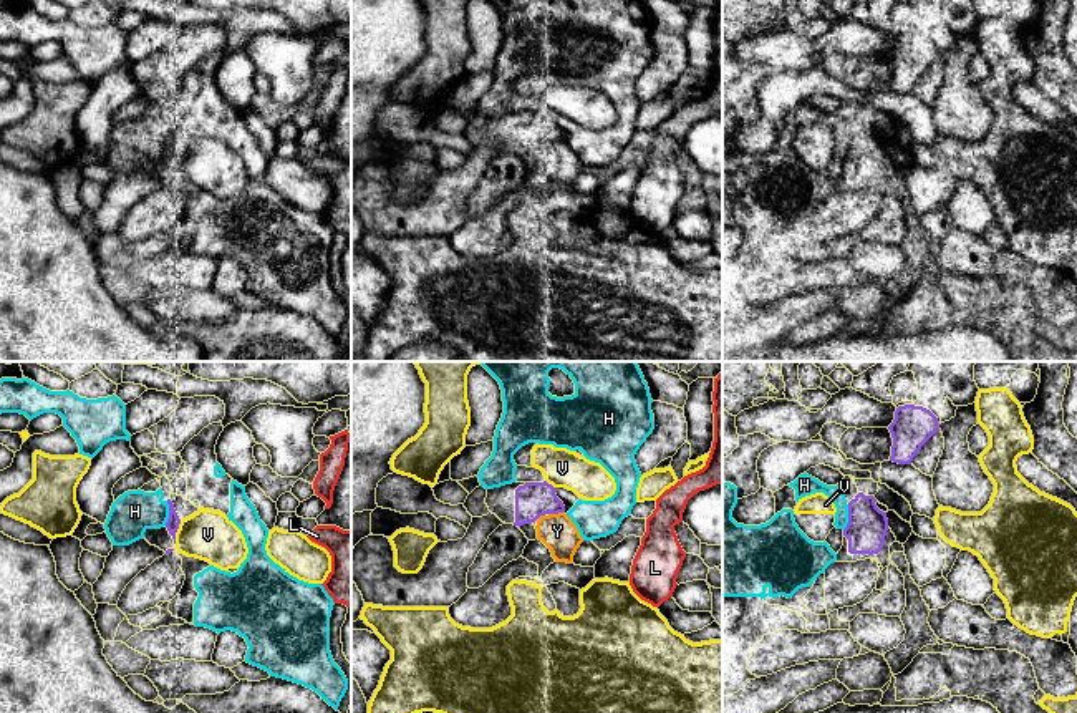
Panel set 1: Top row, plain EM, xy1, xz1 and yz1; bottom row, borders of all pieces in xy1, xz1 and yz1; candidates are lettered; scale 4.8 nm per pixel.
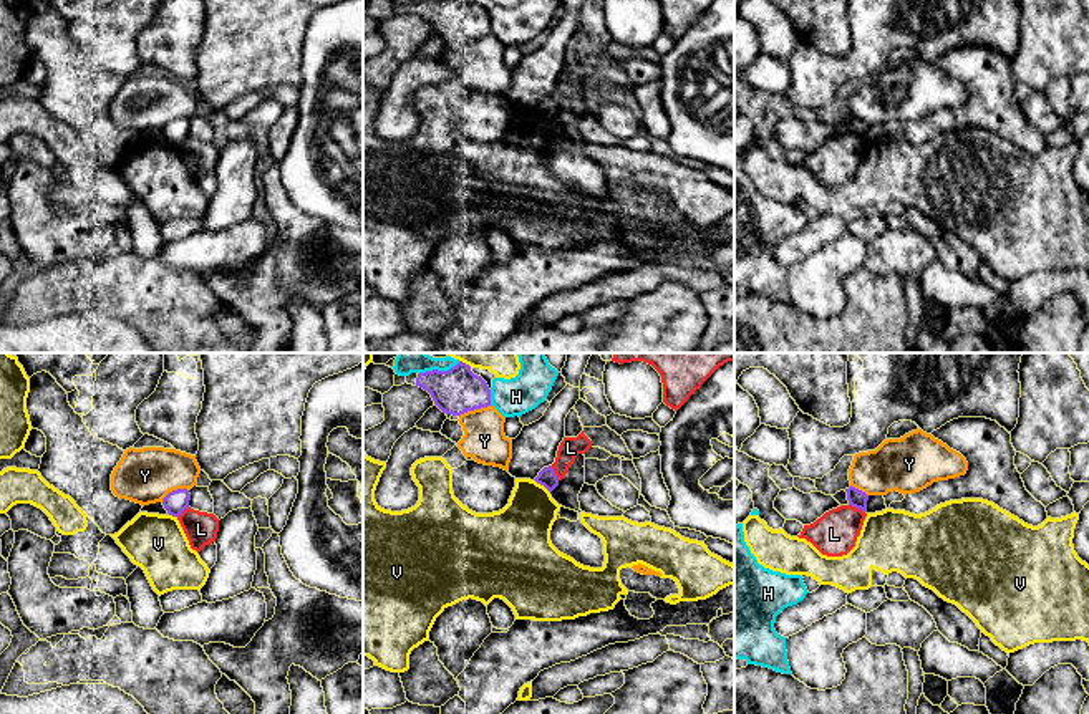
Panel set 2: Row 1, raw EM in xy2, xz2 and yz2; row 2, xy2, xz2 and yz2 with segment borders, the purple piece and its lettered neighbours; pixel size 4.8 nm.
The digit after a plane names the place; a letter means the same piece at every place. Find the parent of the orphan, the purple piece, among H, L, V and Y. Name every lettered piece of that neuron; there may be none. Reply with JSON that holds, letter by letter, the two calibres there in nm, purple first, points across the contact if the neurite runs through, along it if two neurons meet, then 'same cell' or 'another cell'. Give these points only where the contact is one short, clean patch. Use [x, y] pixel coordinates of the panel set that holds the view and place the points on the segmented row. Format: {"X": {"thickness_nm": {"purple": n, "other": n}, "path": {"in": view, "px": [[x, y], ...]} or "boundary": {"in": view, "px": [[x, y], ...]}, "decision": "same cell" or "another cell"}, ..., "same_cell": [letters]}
{"H": {"thickness_nm": {"purple": 190, "other": 90}, "decision": "another cell"}, "L": {"thickness_nm": {"purple": 90, "other": 220}, "boundary": {"in": "yz2", "px": [[849, 504], [864, 512]]}, "decision": "another cell"}, "V": {"thickness_nm": {"purple": 70, "other": 240}, "decision": "another cell"}, "Y": {"thickness_nm": {"purple": 220, "other": 200}, "decision": "another cell"}, "same_cell": []}

